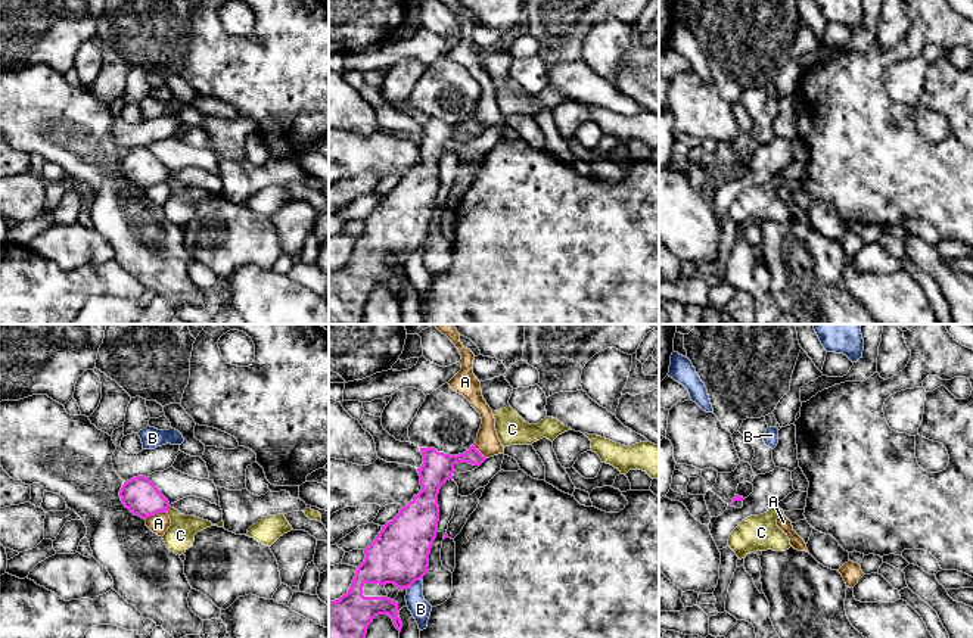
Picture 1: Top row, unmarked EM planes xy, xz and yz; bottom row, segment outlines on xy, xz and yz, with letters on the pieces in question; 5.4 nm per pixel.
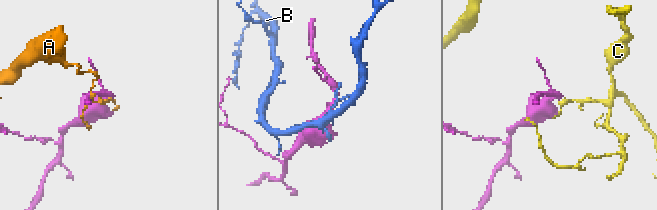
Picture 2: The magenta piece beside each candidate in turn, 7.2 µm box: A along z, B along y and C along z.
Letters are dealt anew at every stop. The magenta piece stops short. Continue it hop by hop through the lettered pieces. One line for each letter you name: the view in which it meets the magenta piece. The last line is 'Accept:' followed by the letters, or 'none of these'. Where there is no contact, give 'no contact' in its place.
Accept: none of these

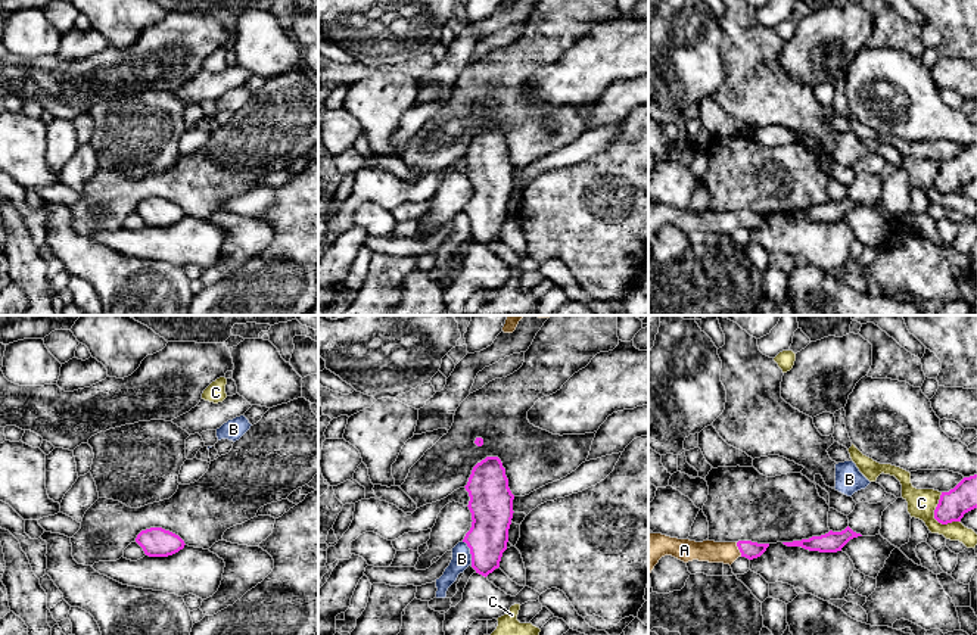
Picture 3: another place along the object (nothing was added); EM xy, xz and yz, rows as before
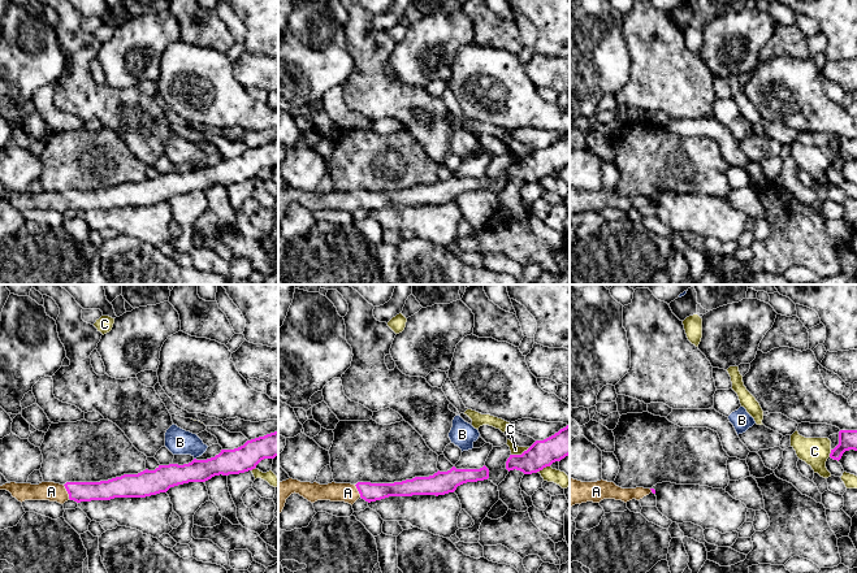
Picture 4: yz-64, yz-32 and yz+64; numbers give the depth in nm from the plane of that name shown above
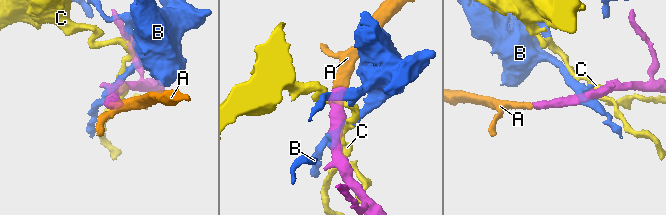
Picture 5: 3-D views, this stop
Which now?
A: meets magenta in yz
Accept: A

